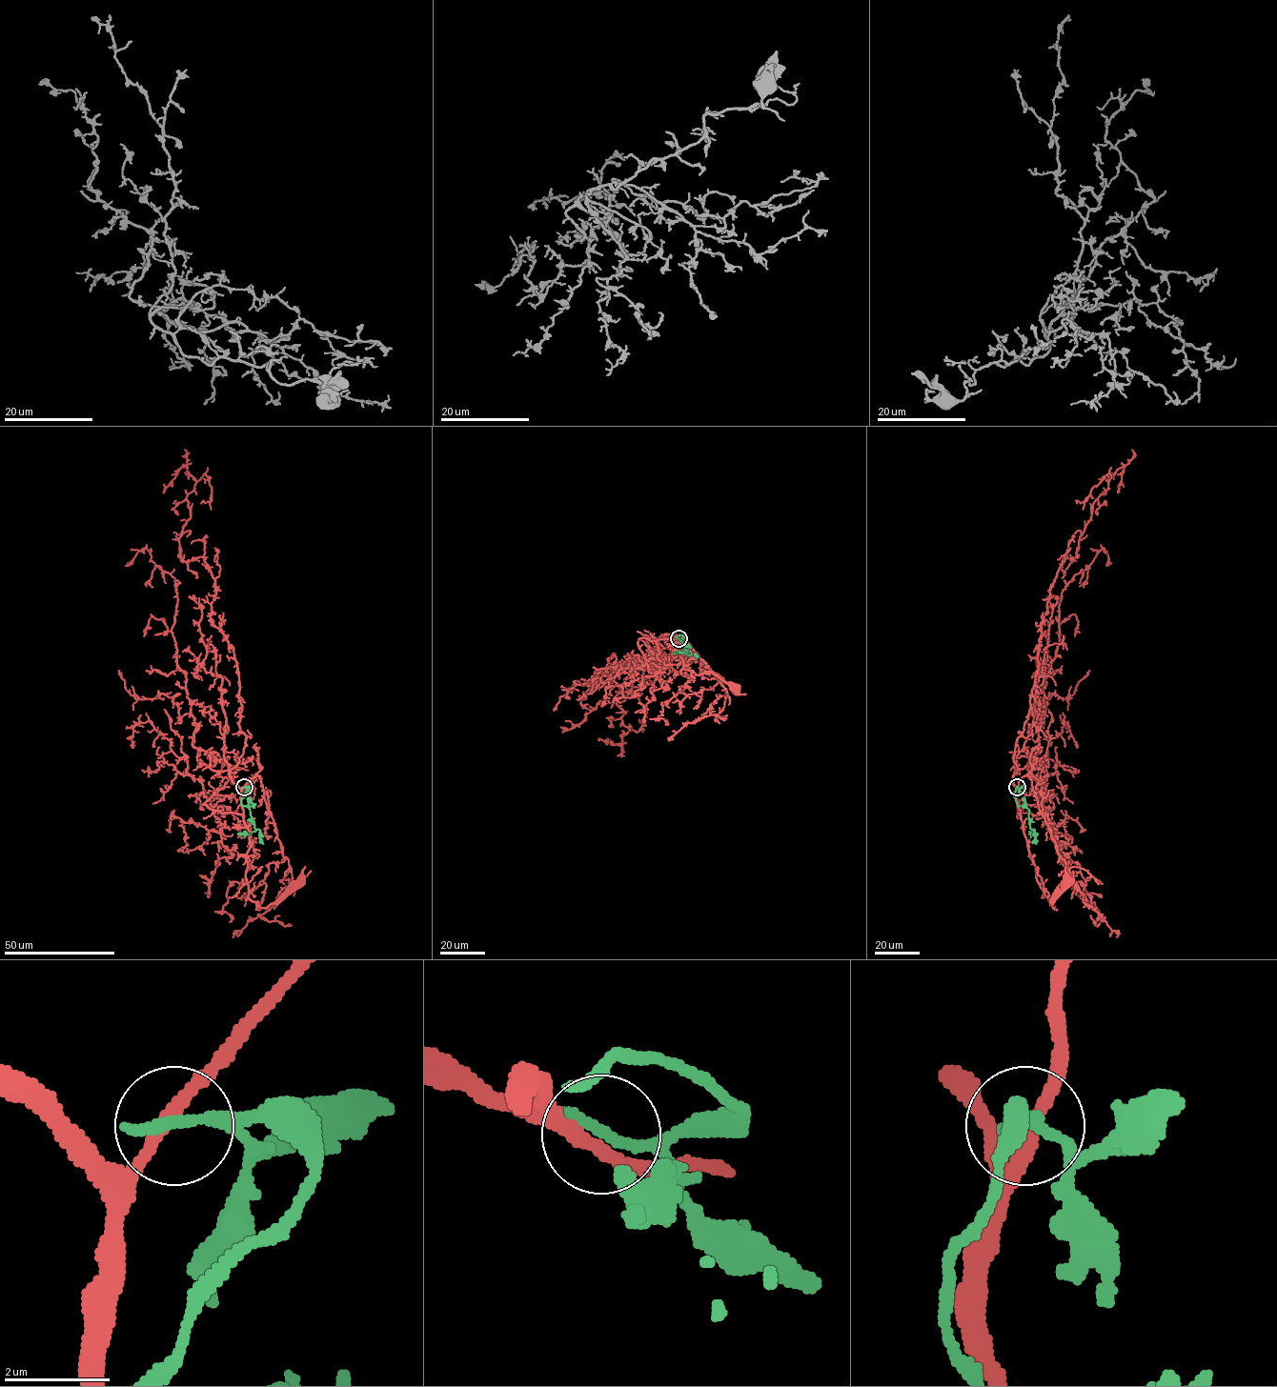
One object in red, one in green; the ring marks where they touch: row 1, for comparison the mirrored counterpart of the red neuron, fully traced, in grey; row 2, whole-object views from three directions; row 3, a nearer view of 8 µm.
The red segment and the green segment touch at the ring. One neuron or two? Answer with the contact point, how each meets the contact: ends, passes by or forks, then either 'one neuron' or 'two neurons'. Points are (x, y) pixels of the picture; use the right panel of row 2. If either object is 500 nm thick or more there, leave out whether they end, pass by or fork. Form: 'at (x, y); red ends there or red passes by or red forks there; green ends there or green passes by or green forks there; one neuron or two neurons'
at (1017, 787); red passes by; green ends there; two neurons

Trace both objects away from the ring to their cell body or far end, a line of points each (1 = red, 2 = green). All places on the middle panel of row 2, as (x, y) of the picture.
1: (679, 638), (685, 645), (680, 657), (683, 668), (700, 674), (711, 672), (736, 689)
2: (679, 638), (684, 637), (677, 636), (690, 653), (675, 653)

